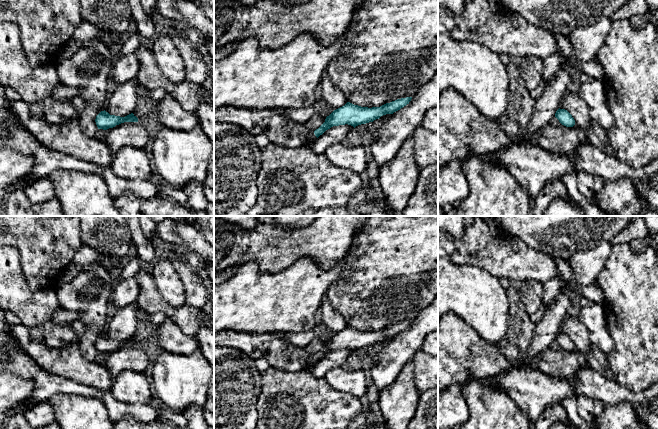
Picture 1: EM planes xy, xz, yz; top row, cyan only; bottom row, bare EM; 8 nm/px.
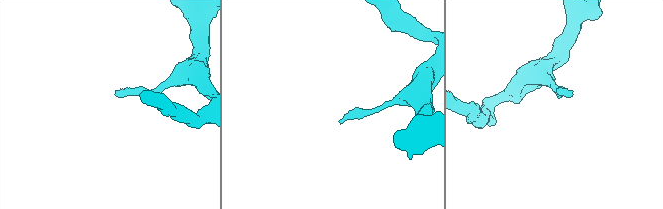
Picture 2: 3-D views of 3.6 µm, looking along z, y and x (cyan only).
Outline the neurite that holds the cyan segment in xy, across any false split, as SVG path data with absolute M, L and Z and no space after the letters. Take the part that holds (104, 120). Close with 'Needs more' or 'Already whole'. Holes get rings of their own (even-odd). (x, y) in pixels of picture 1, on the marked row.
M101 111L95 119L98 129L107 130L113 128L124 122L138 122L138 118L133 114L129 114L125 117L110 115L108 112Z. Already whole

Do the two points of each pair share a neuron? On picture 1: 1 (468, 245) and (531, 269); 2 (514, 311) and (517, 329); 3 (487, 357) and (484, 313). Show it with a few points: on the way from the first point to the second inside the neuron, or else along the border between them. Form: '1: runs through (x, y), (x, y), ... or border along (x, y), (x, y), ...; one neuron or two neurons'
1: runs through (484, 246), (515, 260); one neuron
2: runs through (517, 315), (517, 325); one neuron
3: border along (469, 325), (481, 337), (493, 343); two neurons

